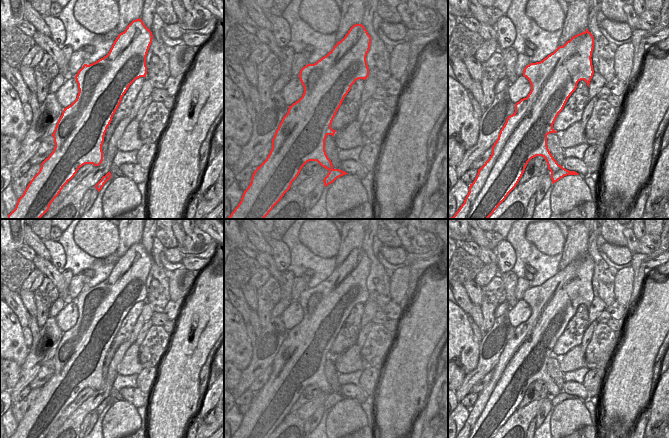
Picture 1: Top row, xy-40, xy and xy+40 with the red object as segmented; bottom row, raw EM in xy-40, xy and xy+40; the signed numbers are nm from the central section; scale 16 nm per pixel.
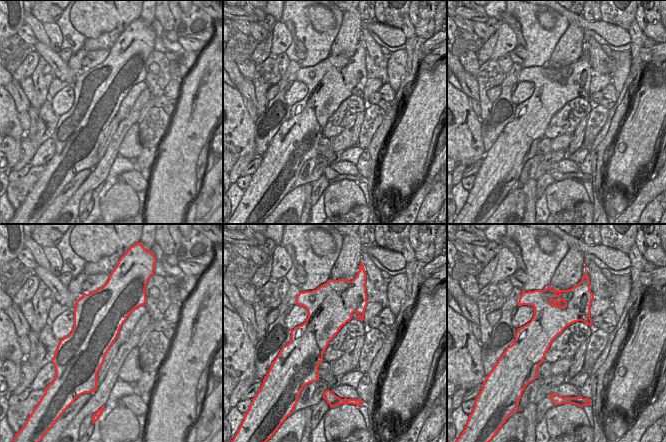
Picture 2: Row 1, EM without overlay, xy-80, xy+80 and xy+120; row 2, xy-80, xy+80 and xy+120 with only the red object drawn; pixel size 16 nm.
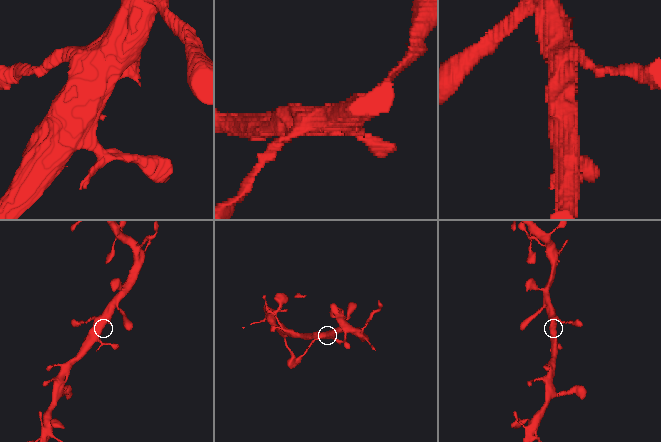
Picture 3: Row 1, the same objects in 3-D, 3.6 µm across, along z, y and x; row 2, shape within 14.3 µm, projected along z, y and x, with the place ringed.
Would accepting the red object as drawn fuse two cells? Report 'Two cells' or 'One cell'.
One cell

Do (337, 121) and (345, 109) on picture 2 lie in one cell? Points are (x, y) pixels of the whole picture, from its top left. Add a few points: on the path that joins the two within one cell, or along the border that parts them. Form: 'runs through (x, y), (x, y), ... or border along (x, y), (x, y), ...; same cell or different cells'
runs through (340, 118), (345, 112); same cell

